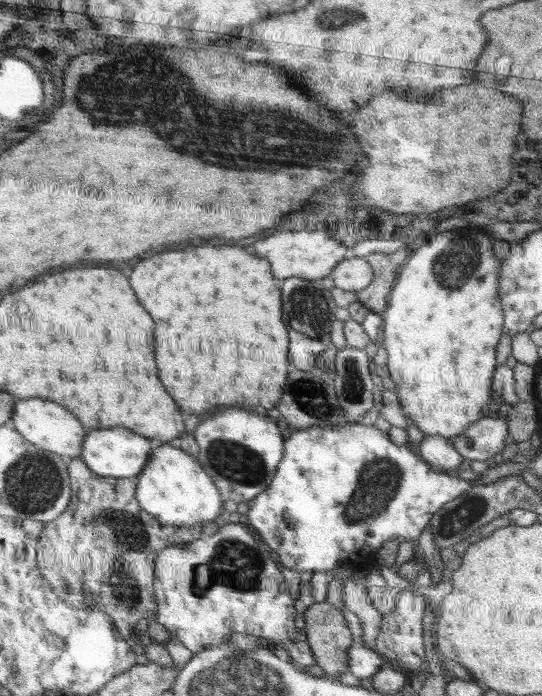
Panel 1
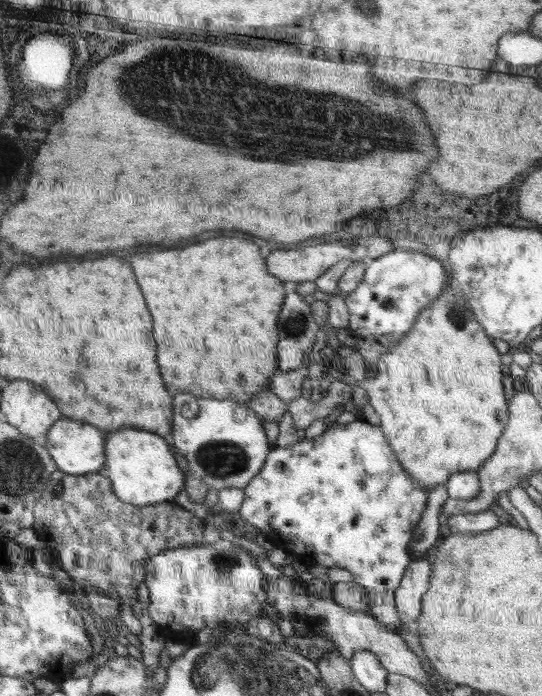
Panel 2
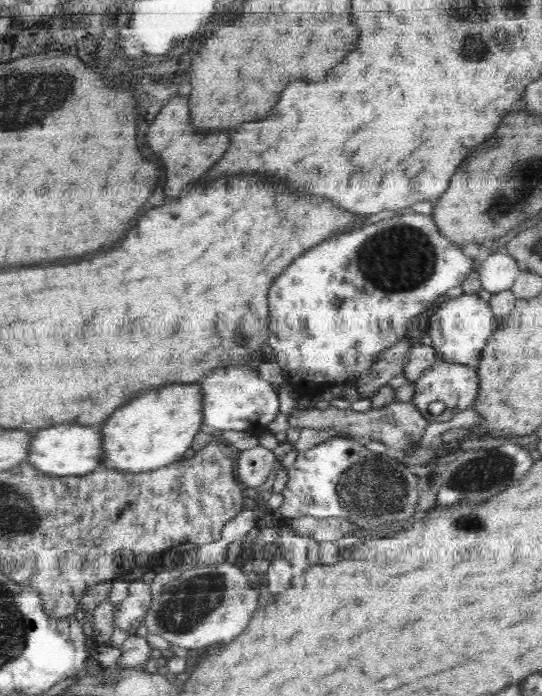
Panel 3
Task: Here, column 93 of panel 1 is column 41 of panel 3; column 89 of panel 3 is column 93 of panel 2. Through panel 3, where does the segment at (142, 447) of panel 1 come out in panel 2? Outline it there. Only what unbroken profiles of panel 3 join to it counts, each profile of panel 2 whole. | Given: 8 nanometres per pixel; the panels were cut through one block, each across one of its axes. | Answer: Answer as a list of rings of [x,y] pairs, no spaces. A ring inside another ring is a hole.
[[[66,417],[56,422],[40,440],[55,459],[60,471],[66,474],[83,475],[103,469],[106,434],[107,431],[90,423]]]

